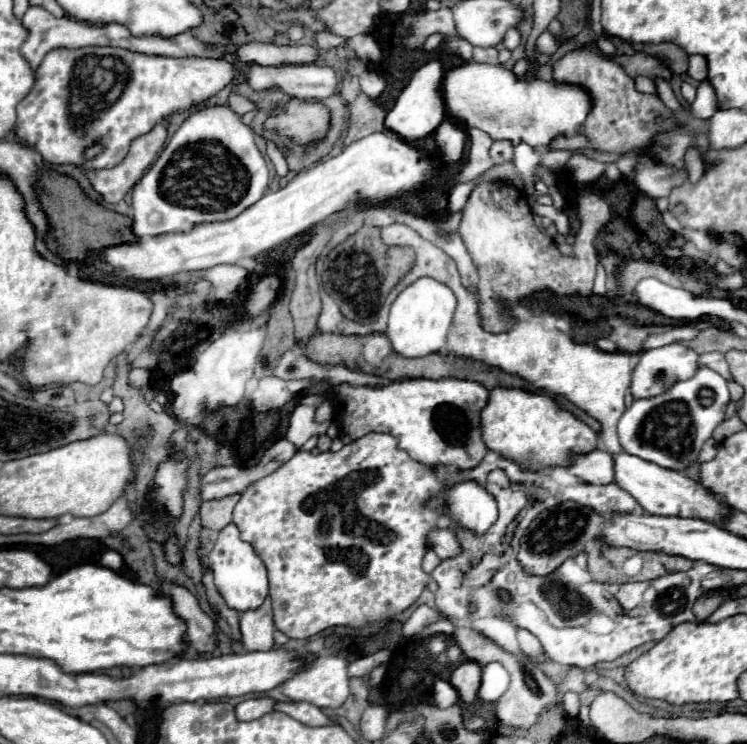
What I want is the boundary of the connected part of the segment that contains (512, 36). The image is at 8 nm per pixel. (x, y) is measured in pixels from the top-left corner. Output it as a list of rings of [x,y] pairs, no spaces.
[[[512,27],[512,29],[508,29],[506,31],[506,37],[504,37],[504,41],[502,41],[502,45],[506,47],[506,49],[516,49],[518,45],[520,45],[520,31],[516,29],[516,27]]]

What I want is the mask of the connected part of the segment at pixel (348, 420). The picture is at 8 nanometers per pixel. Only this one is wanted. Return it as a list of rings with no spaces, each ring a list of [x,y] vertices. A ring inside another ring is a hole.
[[[444,377],[444,379],[398,379],[388,381],[380,387],[354,387],[348,383],[334,387],[334,423],[338,425],[342,443],[352,443],[354,439],[380,431],[398,439],[400,449],[404,449],[412,459],[426,465],[456,465],[458,469],[470,469],[480,463],[488,451],[480,437],[480,411],[488,401],[488,389],[476,381]]]

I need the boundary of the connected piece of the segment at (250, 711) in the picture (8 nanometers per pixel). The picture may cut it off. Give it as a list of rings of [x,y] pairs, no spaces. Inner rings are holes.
[[[252,697],[252,699],[246,699],[242,703],[236,705],[236,719],[238,721],[254,721],[254,719],[260,719],[262,715],[270,713],[272,711],[272,699],[266,699],[266,697]]]

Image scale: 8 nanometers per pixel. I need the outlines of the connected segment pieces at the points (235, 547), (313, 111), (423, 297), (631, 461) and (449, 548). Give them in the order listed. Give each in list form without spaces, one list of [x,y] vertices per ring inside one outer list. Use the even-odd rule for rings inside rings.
[[[234,523],[226,525],[220,531],[220,537],[210,553],[210,569],[214,571],[214,583],[220,591],[220,595],[224,597],[224,601],[228,603],[228,607],[244,613],[250,609],[258,609],[266,597],[268,597],[268,569],[264,565],[264,561],[256,555],[256,551],[252,549],[250,543],[240,539],[240,531]]]
[[[292,99],[284,113],[266,121],[266,127],[276,129],[278,133],[294,139],[300,145],[318,141],[328,131],[328,109],[320,103]]]
[[[420,277],[408,285],[392,303],[386,335],[396,353],[404,357],[420,357],[438,353],[446,343],[446,333],[456,311],[456,297],[452,289],[432,277]]]
[[[626,451],[614,455],[614,483],[624,491],[628,491],[640,503],[640,507],[650,515],[694,517],[720,525],[722,517],[730,511],[730,507],[720,499],[720,495],[714,495],[710,489],[704,489],[696,481],[688,479],[684,473],[664,469],[656,463],[648,463]]]
[[[434,527],[432,531],[428,531],[426,535],[426,543],[432,547],[432,551],[440,557],[440,559],[448,559],[460,553],[460,543],[454,535],[452,529],[442,529],[442,527]]]

